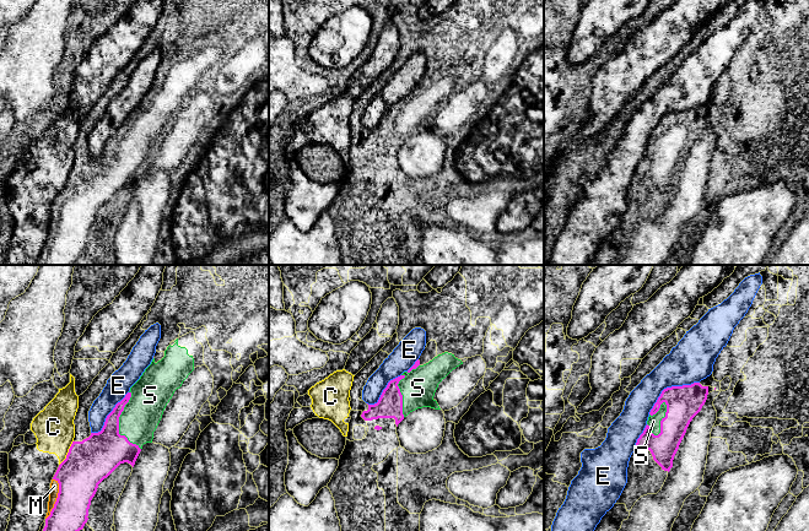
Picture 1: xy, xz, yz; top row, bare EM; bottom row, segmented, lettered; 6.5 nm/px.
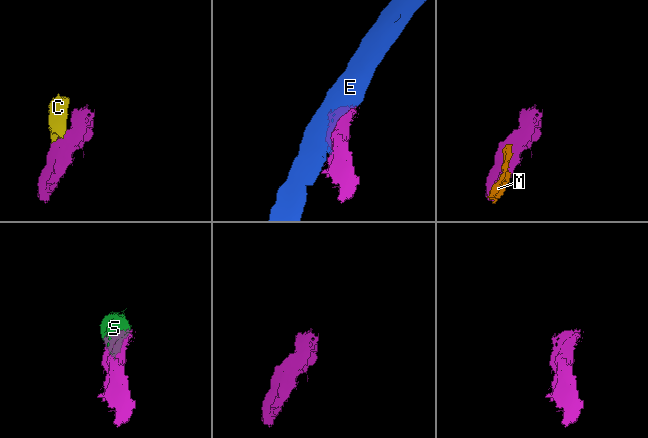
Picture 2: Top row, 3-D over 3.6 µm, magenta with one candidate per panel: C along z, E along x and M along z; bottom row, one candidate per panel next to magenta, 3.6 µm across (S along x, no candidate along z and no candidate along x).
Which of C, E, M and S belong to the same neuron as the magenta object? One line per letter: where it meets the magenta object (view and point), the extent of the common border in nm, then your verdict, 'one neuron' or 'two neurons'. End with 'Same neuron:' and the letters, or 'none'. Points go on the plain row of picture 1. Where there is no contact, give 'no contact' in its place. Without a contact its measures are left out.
C: meets magenta in xy at (68, 178); contact 190 nm long; two neurons
E: meets magenta in yz at (669, 113); contact 400 nm long; two neurons
M: meets magenta in xy at (57, 225); contact 280 nm long; one neuron
S: meets magenta in xy at (118, 148); contact 400 nm long; one neuron
Same neuron: M, S

